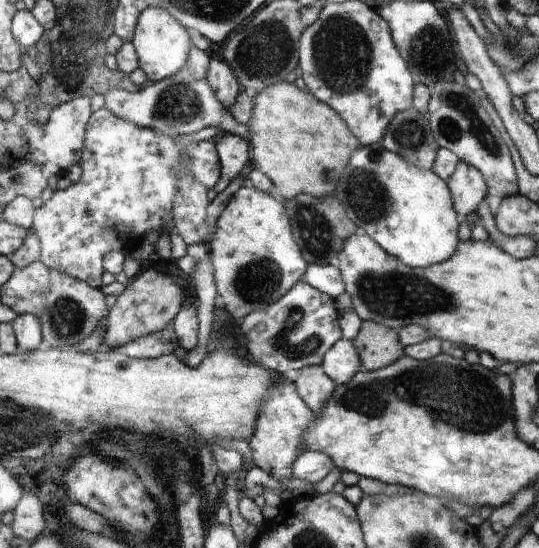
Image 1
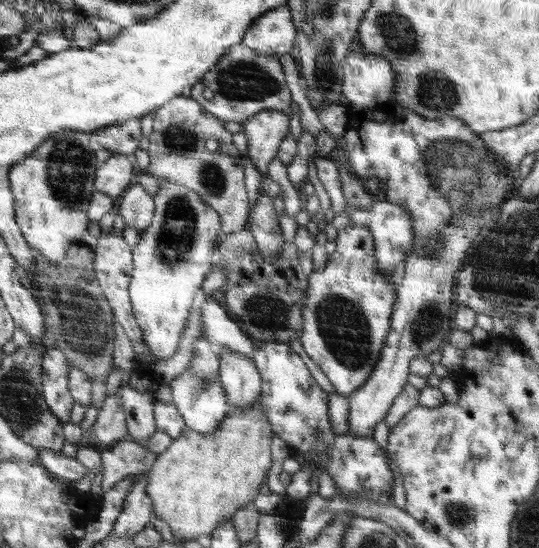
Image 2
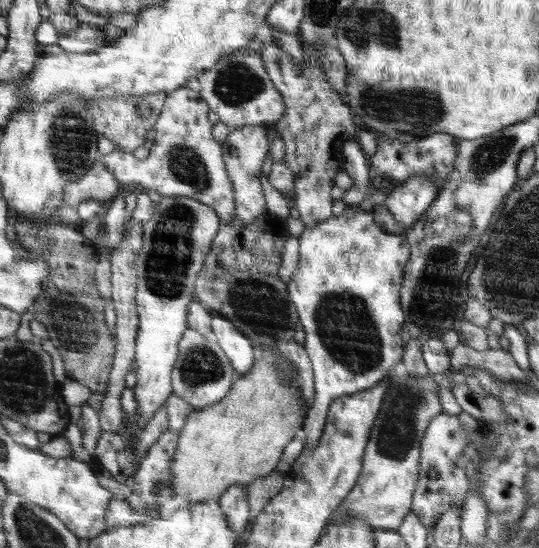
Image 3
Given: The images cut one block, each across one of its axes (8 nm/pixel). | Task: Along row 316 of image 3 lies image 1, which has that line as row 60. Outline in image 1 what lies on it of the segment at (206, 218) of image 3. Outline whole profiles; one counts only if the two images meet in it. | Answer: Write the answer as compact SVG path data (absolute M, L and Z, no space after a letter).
M160 7L144 9L138 19L135 35L131 40L139 58L139 68L146 73L149 82L163 81L178 74L188 60L188 29L172 15L170 11Z

